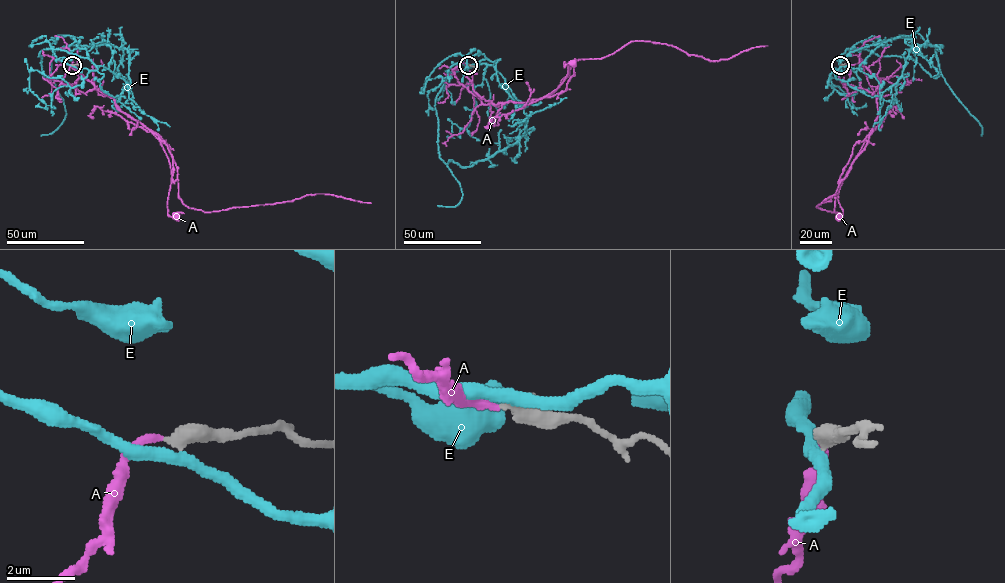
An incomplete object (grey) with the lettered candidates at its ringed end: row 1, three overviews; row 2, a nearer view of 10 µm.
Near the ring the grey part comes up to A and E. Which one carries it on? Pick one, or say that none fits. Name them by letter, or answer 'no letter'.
A

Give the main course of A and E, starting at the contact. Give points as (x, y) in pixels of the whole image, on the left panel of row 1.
A: (72, 64), (62, 82), (109, 95), (158, 139), (171, 173), (168, 213), (176, 216)
E: (72, 65), (108, 68), (129, 84), (129, 95), (125, 48), (56, 49), (50, 75), (65, 117), (41, 135)

